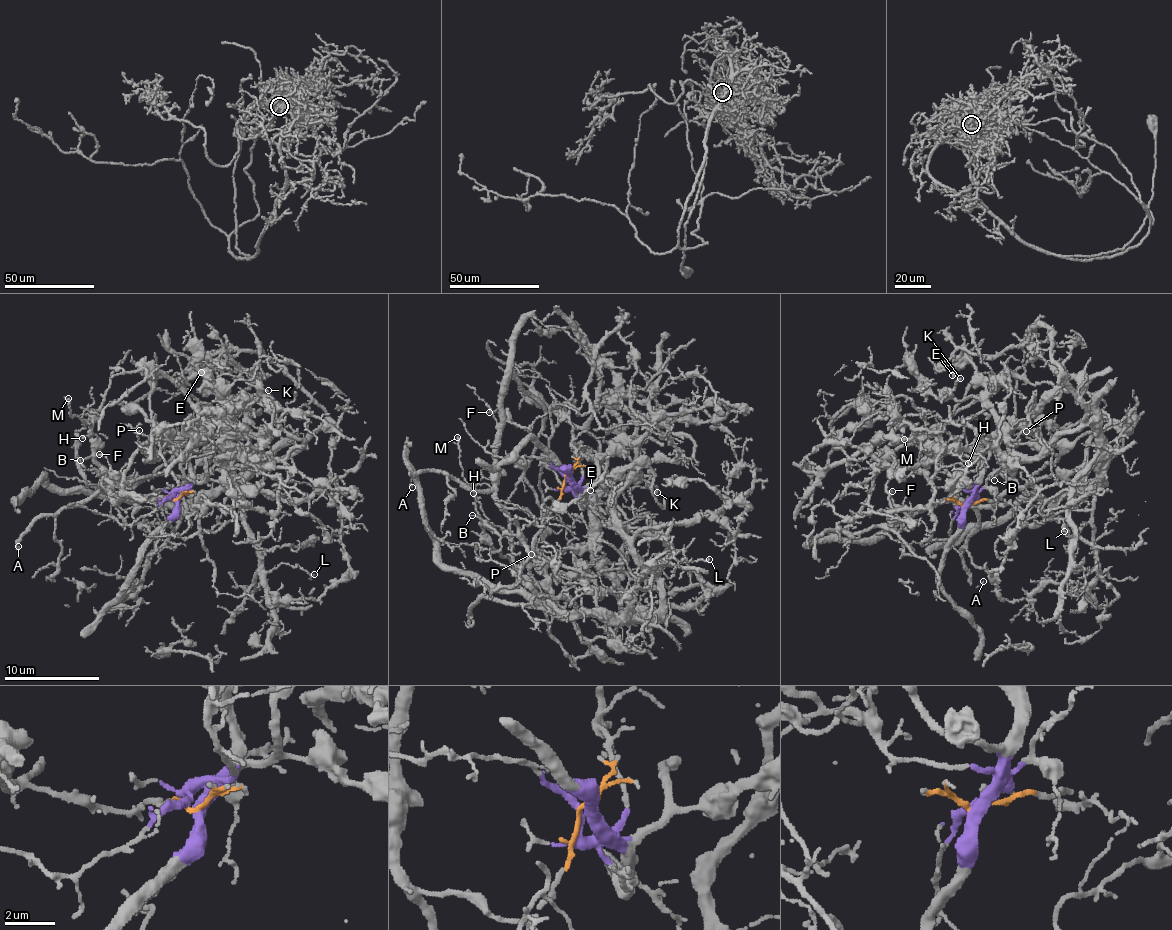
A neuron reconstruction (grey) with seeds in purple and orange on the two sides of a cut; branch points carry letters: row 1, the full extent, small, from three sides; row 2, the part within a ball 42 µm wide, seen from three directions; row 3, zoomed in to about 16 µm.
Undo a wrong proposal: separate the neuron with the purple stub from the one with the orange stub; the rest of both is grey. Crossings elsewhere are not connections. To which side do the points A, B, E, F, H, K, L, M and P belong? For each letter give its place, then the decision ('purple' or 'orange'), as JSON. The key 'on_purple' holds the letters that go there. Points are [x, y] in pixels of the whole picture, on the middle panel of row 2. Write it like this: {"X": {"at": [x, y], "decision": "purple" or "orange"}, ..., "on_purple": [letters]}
{"A": {"at": [412, 487], "decision": "orange"}, "B": {"at": [472, 515], "decision": "orange"}, "E": {"at": [590, 490], "decision": "purple"}, "F": {"at": [489, 412], "decision": "orange"}, "H": {"at": [473, 493], "decision": "orange"}, "K": {"at": [657, 492], "decision": "purple"}, "L": {"at": [709, 559], "decision": "purple"}, "M": {"at": [457, 437], "decision": "orange"}, "P": {"at": [531, 554], "decision": "purple"}, "on_purple": ["E", "K", "L", "P"]}

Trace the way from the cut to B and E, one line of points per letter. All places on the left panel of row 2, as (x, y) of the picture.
B: (173, 499), (168, 496), (139, 500), (115, 491), (115, 480), (91, 457), (80, 461)
E: (175, 499), (189, 483), (189, 453), (217, 433), (222, 416), (218, 373), (209, 361), (199, 368), (202, 373)

